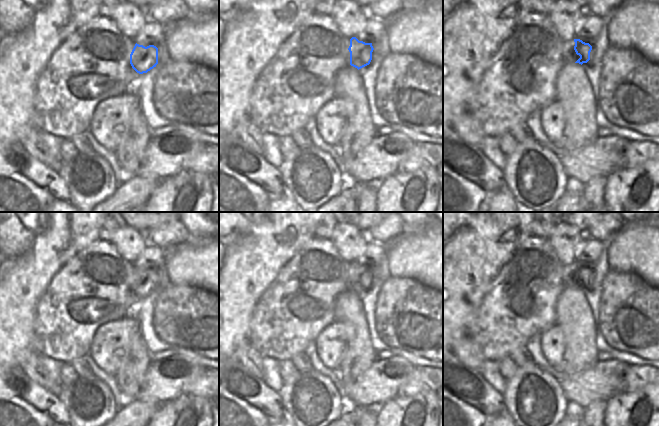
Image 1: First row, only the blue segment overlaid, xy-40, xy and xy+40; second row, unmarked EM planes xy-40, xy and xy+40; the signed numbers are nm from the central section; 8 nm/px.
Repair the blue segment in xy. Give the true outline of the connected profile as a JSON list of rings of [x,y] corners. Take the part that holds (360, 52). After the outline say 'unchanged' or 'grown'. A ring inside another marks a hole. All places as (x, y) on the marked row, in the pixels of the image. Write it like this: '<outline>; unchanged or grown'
[[[352,37],[346,46],[346,60],[348,64],[359,70],[370,64],[373,50],[372,43],[365,43]]]; grown

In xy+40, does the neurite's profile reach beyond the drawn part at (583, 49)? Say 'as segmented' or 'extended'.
extended

